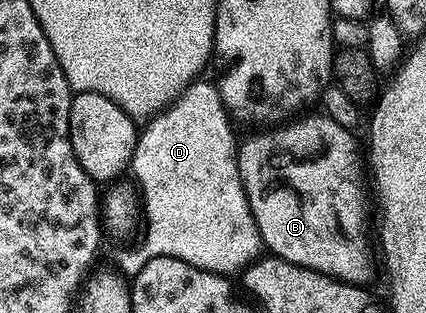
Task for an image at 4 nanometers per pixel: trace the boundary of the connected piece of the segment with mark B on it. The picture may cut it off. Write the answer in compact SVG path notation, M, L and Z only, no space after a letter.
M308 116L305 120L300 120L301 118L293 119L291 122L284 122L288 124L281 123L279 126L281 128L276 128L273 132L260 132L257 136L252 136L248 141L241 143L238 148L238 159L240 162L240 181L244 183L244 193L246 194L246 198L248 199L248 205L250 206L250 210L254 214L254 222L258 226L258 230L260 231L260 236L264 240L264 248L267 249L275 259L285 260L286 262L290 262L291 264L297 264L298 266L302 266L303 268L309 268L310 270L314 270L315 272L321 272L322 274L326 274L327 276L332 276L336 280L343 280L346 284L355 284L357 286L367 285L367 280L372 276L372 244L368 241L368 228L364 225L364 215L368 212L368 196L364 193L364 176L366 180L366 164L360 161L360 152L362 156L362 144L355 140L354 137L351 136L350 133L347 132L346 129L343 128L342 125L339 124L336 120L331 120L328 116Z

